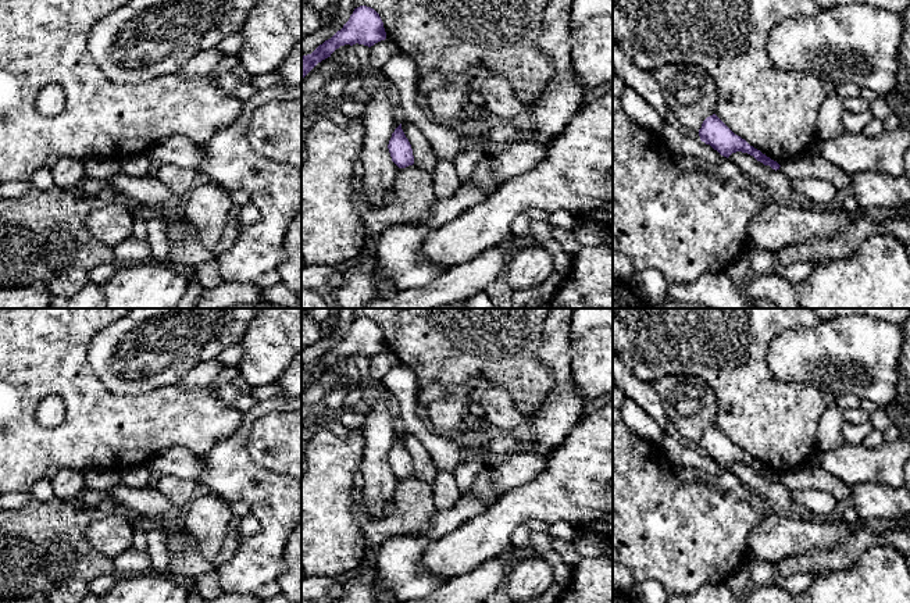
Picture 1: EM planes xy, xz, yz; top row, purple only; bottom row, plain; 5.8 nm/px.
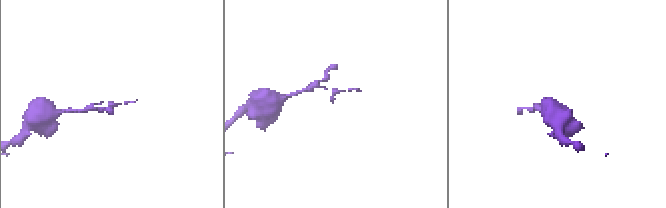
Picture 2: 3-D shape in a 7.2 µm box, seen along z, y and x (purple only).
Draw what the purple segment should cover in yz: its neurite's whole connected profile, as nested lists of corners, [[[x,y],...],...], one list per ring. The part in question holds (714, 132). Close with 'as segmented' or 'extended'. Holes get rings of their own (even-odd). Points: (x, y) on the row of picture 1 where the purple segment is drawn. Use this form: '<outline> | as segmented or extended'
[[[715,114],[707,117],[702,128],[699,129],[700,140],[710,144],[721,156],[729,157],[732,153],[742,151],[753,156],[764,165],[770,165],[772,170],[779,170],[779,164],[760,150],[750,146],[745,139],[735,135]]] | as segmented

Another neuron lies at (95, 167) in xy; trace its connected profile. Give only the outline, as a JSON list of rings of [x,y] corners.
[[[89,157],[83,160],[86,178],[108,179],[121,172],[121,161],[111,157]]]

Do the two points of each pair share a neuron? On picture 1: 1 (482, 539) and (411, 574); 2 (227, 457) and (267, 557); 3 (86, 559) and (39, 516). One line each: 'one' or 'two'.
1: two
2: one
3: one

